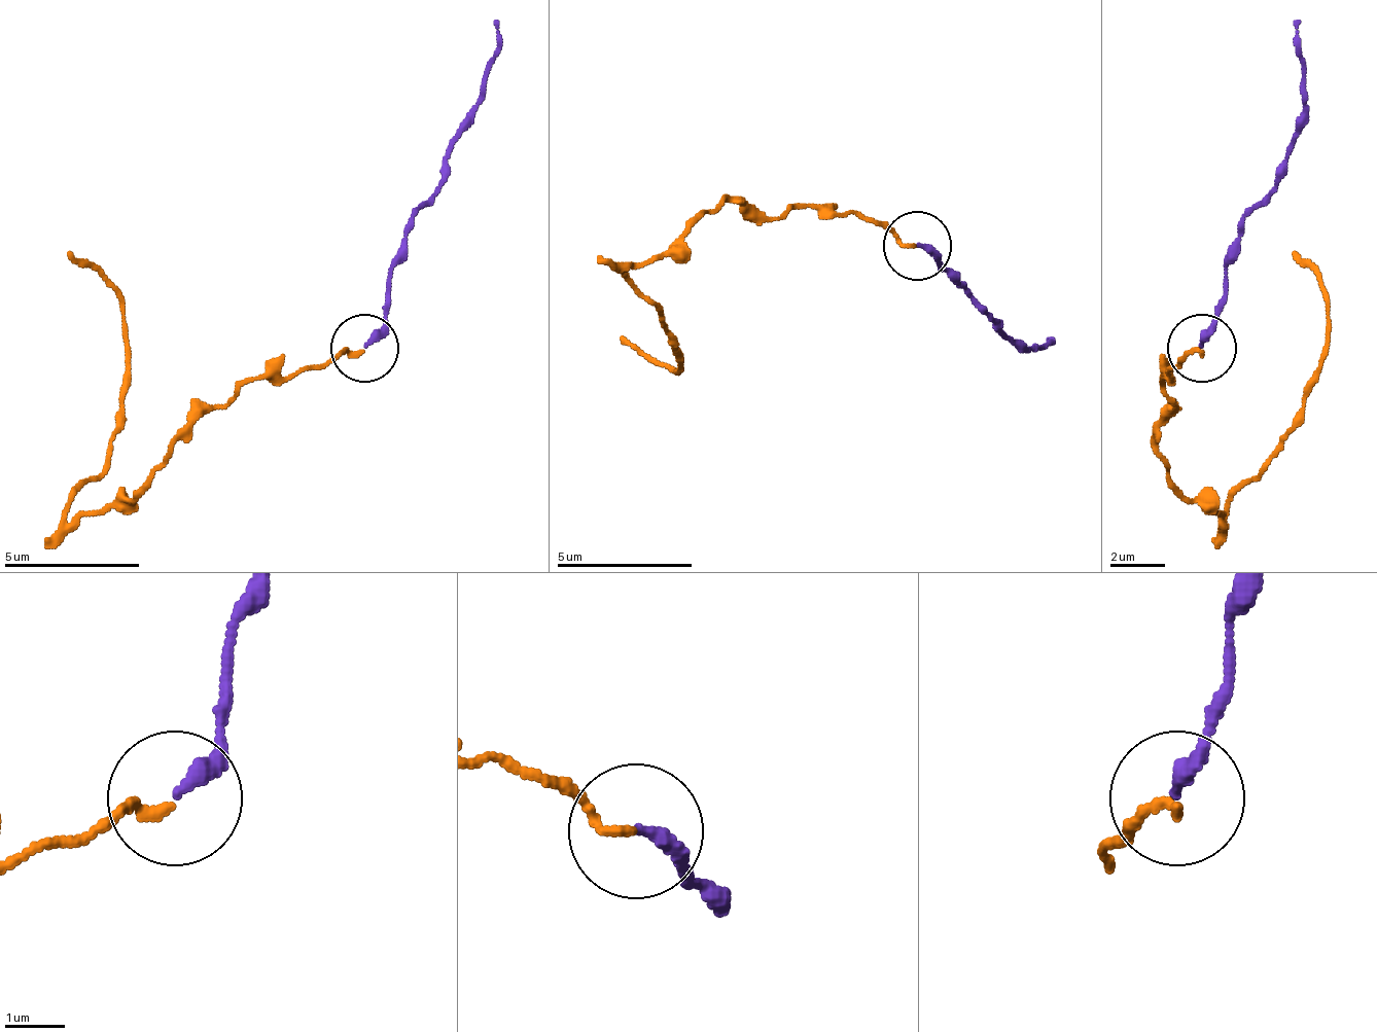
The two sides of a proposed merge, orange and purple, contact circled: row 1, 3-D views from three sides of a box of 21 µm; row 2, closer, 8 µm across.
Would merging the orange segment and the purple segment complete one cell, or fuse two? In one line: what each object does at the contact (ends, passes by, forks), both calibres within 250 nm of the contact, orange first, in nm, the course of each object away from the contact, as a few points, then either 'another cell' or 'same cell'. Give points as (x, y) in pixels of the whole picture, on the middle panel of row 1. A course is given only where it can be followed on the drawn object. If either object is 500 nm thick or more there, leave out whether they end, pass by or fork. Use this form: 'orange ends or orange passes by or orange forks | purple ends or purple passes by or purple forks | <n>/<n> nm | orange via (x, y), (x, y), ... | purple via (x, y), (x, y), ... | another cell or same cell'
orange ends | purple ends | 140/260 nm | orange via (919, 247), (804, 207), (755, 220), (735, 200), (715, 207), (627, 275), (667, 322), (681, 369), (620, 335) | purple via (919, 247), (940, 260), (940, 268), (1021, 349), (1048, 335) | another cell

